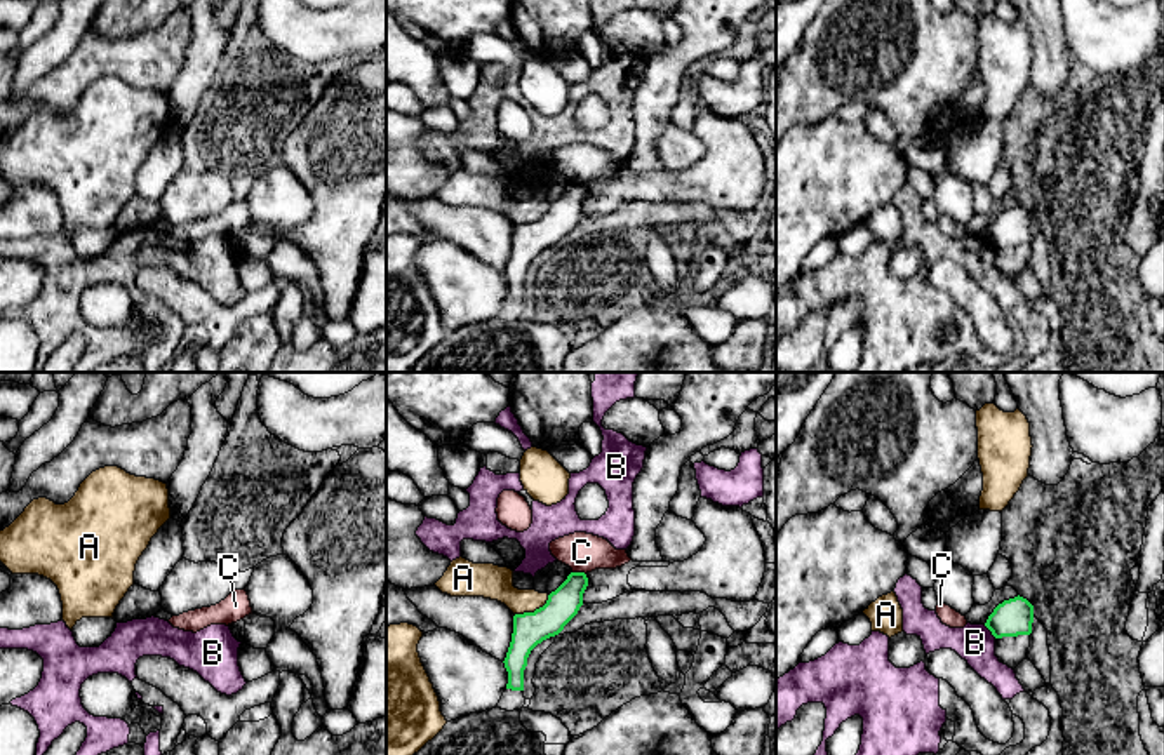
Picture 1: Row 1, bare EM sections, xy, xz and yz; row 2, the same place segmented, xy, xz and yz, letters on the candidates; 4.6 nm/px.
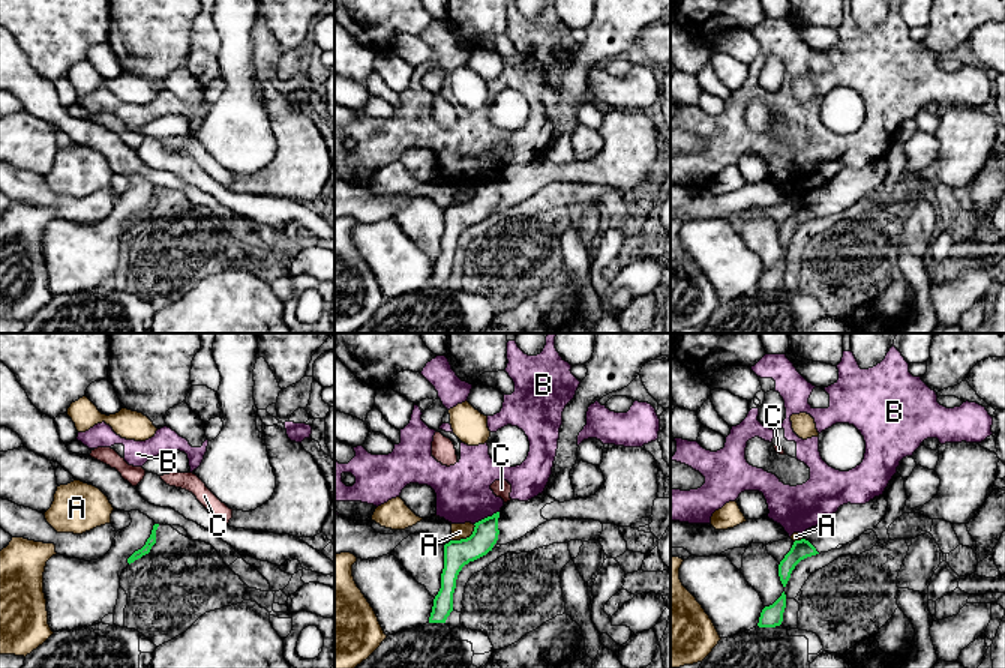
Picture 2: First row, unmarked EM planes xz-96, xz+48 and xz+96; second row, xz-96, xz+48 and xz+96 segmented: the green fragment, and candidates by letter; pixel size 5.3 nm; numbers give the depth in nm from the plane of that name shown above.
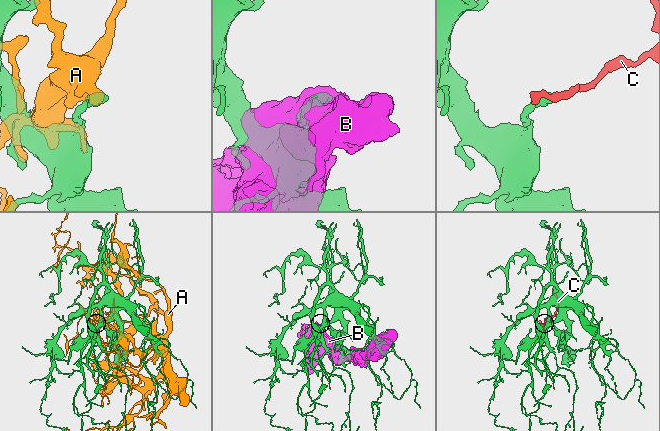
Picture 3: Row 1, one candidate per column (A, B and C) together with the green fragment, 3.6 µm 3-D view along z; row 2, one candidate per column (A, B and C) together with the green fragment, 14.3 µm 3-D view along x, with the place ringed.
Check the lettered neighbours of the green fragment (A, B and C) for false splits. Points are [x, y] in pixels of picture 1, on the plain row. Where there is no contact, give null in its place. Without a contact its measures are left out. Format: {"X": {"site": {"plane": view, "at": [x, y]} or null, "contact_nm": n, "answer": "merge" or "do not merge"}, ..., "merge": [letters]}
{"A": {"site": {"plane": "xz", "at": [535, 221]}, "contact_nm": 180, "answer": "do not merge"}, "B": {"site": {"plane": "yz", "at": [990, 240]}, "contact_nm": 90, "answer": "do not merge"}, "C": {"site": {"plane": "xz", "at": [580, 183]}, "contact_nm": 70, "answer": "do not merge"}, "merge": []}

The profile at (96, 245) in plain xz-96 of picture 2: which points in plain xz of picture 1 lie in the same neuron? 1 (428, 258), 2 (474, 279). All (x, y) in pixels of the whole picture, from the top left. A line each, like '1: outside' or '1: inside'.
1: inside
2: inside

